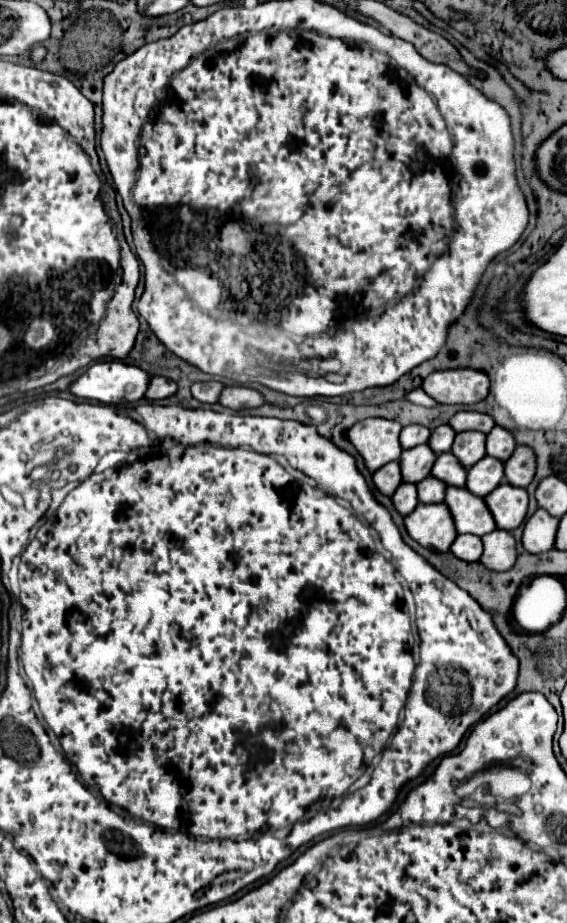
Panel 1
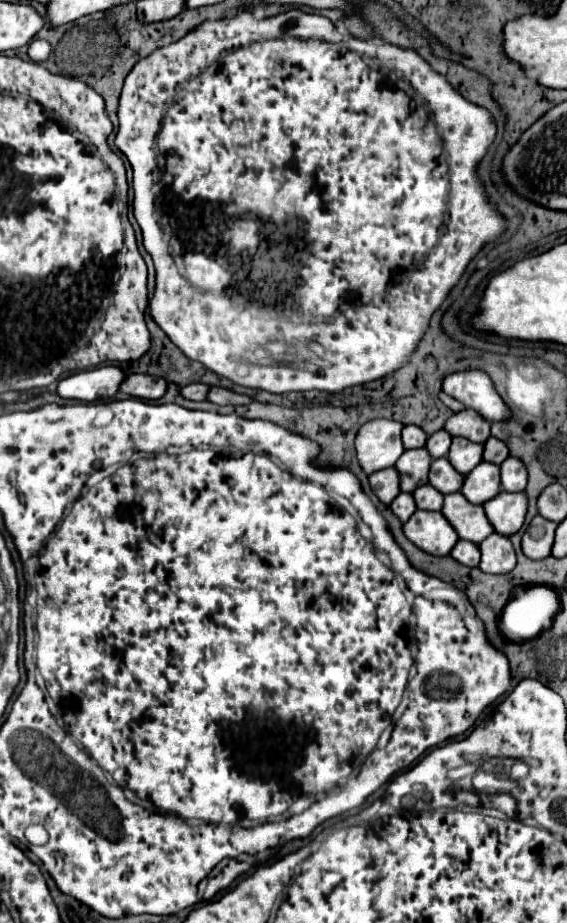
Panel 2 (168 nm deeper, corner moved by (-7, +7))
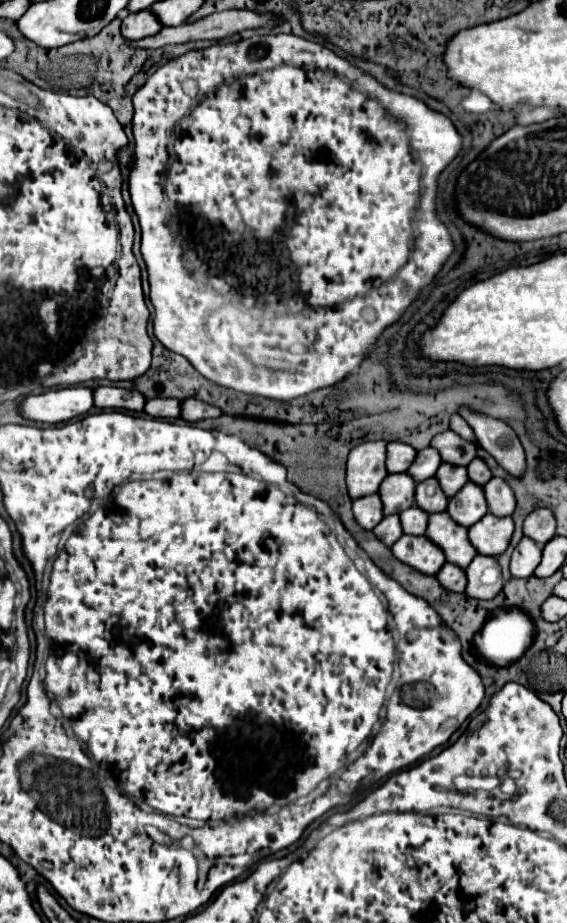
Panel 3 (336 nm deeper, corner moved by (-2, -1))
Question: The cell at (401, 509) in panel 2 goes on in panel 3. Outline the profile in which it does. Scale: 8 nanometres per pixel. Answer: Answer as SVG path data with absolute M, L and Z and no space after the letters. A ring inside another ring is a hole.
M384 516L382 522L372 530L386 546L392 546L404 532L402 532L402 526L398 524L400 516Z

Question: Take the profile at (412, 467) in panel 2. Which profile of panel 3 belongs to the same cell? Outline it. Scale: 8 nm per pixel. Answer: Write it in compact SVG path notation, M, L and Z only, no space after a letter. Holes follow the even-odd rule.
M408 472L388 474L380 484L380 498L384 504L384 514L398 514L414 504L416 480Z

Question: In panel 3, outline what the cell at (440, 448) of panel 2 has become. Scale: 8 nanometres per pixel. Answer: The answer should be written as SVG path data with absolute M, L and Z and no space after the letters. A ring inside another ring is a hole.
M428 446L428 448L424 448L422 452L416 454L416 460L414 460L412 466L408 468L408 472L410 472L410 476L412 476L416 482L422 482L422 480L426 480L426 478L430 478L430 476L436 474L440 462L442 462L442 458L438 456L438 450Z

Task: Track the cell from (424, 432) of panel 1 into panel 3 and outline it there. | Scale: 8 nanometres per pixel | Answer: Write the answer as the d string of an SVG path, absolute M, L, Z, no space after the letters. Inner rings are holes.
M394 440L388 444L386 468L388 468L388 472L406 472L410 468L410 464L414 462L414 458L416 458L414 448Z

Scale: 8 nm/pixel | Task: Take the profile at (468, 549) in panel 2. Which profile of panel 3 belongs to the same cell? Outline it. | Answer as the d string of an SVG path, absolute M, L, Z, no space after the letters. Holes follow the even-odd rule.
M444 564L440 572L436 574L440 584L452 592L464 592L466 590L466 572L462 568L454 568L454 564Z

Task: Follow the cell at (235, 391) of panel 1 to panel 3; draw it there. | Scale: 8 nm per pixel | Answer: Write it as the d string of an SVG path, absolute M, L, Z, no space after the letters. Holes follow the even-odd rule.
M188 398L188 400L182 402L182 418L188 420L188 422L196 422L196 420L202 420L202 418L218 418L220 414L222 414L220 408L204 404L198 398Z

